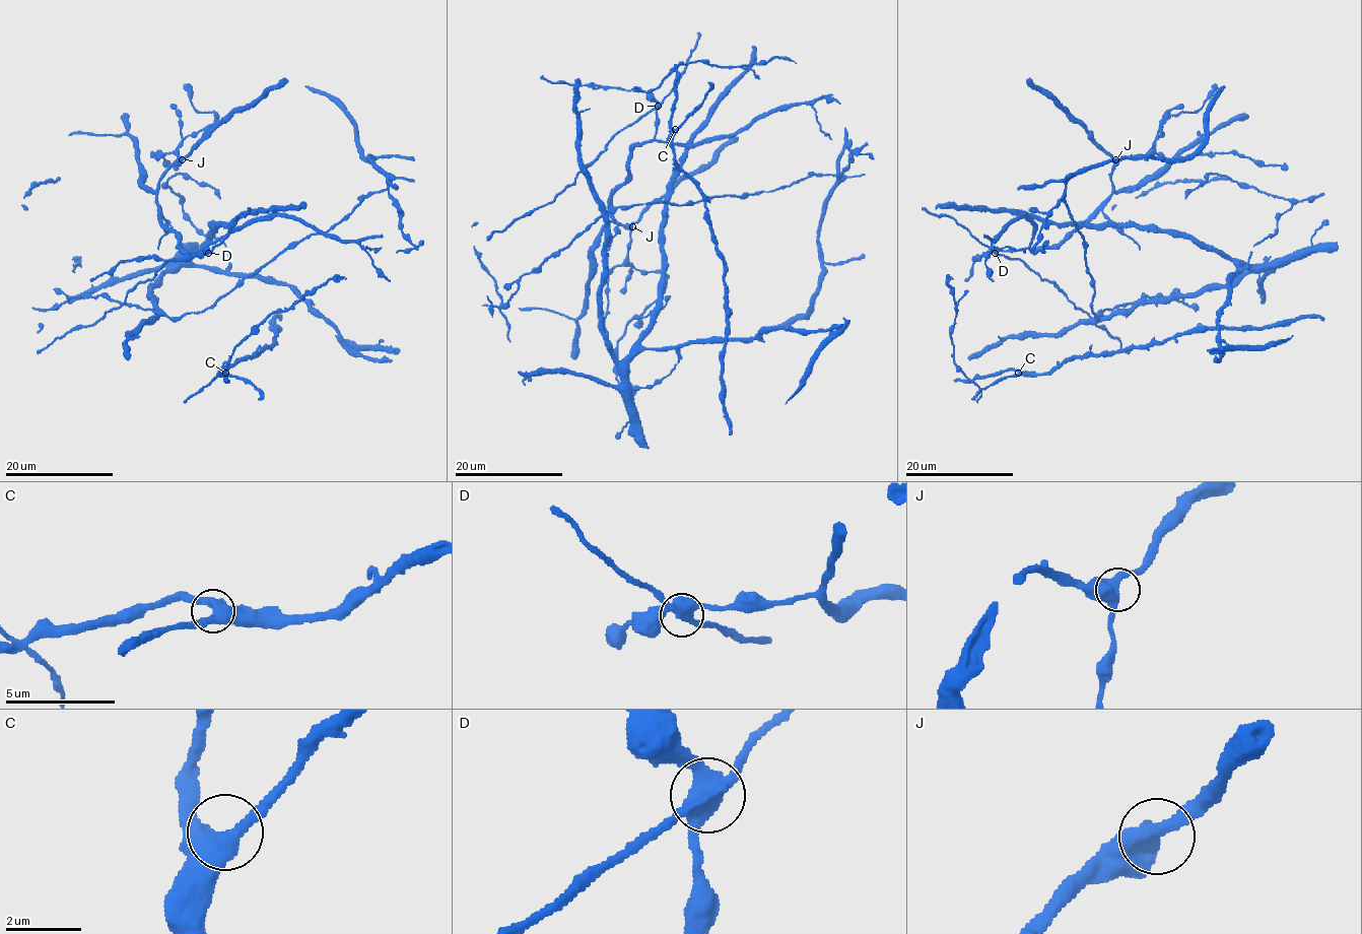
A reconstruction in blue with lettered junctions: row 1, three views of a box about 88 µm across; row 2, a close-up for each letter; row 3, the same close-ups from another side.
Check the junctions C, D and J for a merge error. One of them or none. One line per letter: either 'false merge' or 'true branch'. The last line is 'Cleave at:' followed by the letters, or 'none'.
C: true branch
D: false merge
J: true branch
Cleave at: D

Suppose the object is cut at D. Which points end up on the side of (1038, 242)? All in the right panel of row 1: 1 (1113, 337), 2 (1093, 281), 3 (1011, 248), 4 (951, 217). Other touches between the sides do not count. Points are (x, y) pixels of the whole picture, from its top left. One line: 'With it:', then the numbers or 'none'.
With it: 2, 3

